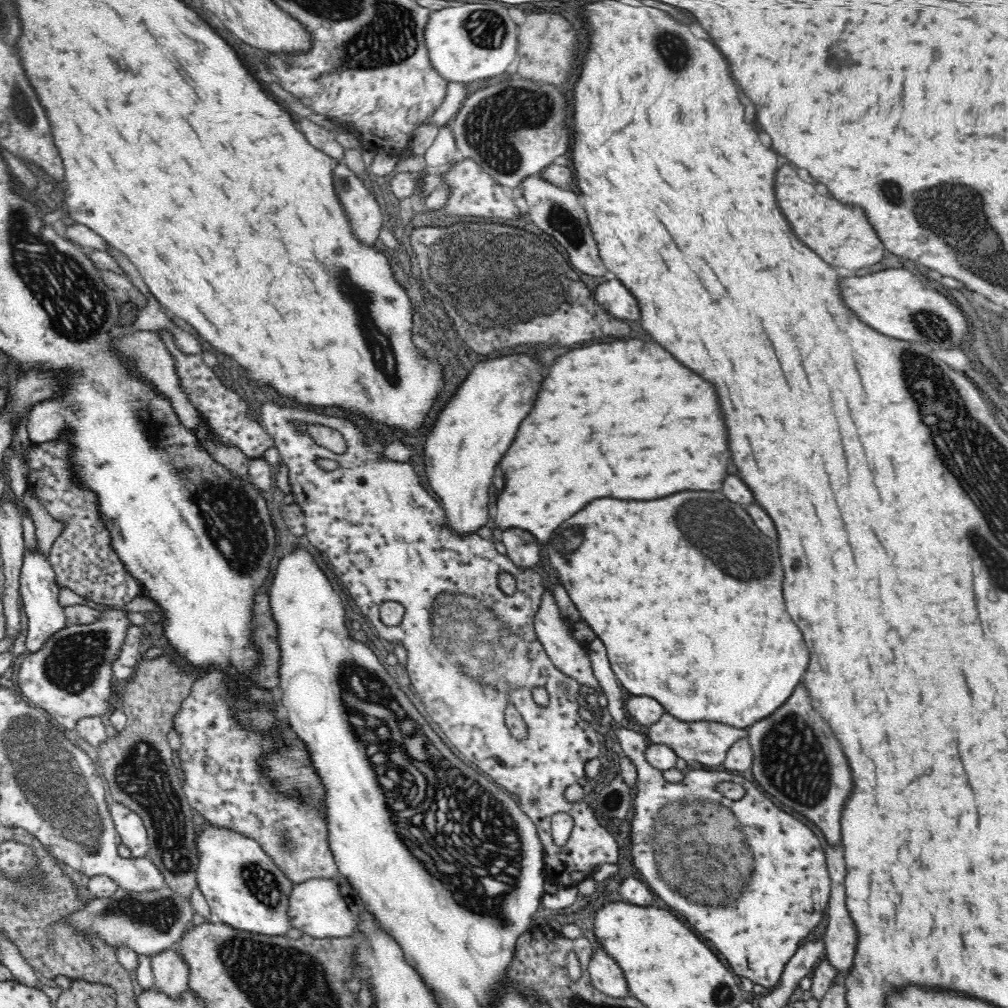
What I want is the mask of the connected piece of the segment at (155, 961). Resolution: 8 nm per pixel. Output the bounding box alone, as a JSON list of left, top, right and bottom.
[150,948,188,1000]

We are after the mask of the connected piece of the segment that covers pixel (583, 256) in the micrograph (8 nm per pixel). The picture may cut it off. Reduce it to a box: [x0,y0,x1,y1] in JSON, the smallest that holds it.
[520,176,606,276]

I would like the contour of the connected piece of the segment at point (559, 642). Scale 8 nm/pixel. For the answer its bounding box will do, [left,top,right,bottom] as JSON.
[534,590,602,690]

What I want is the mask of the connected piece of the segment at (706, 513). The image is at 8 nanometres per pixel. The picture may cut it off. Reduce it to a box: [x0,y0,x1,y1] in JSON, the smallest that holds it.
[546,490,810,729]

